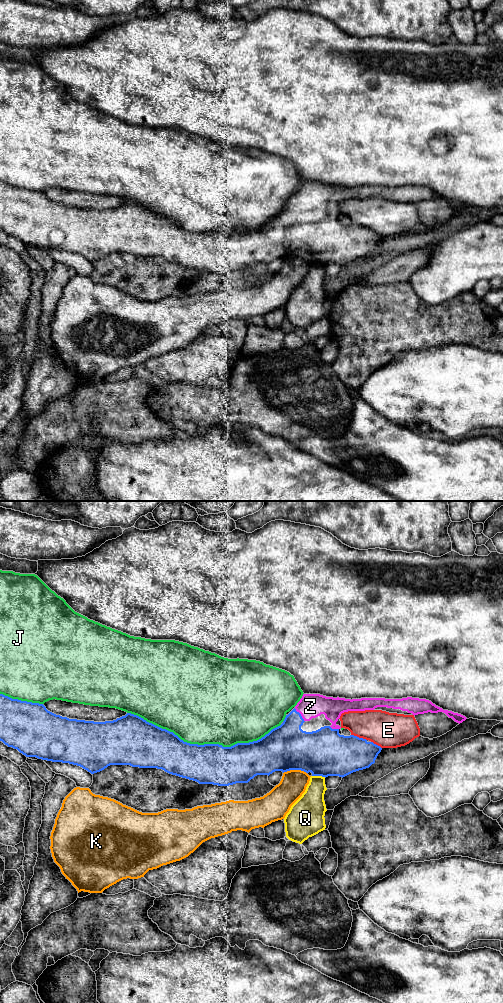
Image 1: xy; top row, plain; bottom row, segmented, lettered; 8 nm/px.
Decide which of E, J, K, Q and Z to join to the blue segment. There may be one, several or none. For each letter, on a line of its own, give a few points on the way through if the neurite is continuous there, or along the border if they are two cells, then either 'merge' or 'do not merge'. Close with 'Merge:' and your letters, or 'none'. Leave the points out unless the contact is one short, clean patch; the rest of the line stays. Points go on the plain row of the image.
E: do not merge
J: do not merge
K: do not merge
Q: do not merge
Z: across xy (288, 231), (291, 213), (300, 203), (310, 194) | merge
Merge: Z

